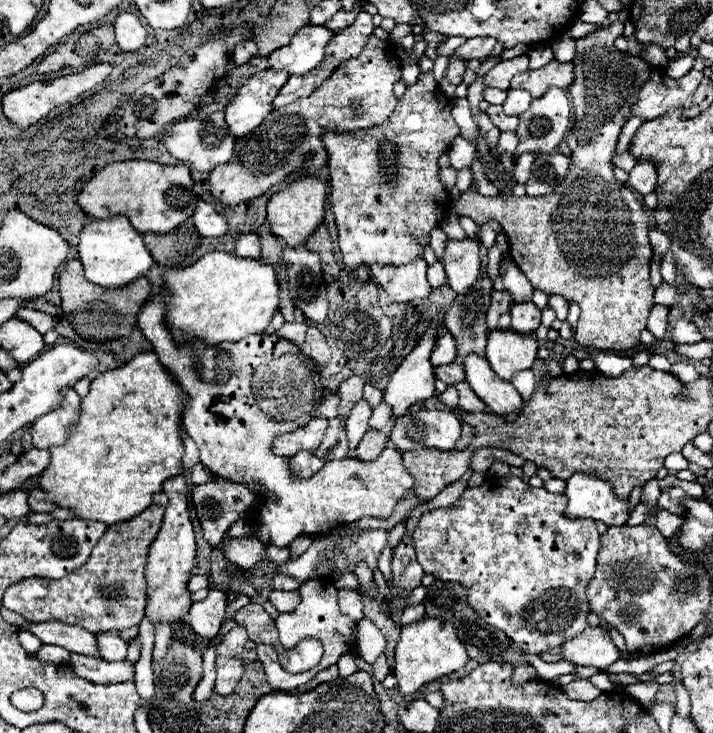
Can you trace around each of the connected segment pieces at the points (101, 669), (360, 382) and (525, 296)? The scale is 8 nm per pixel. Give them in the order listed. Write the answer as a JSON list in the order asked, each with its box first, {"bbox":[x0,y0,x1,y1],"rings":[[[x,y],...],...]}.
[{"bbox":[70,654,134,684],"rings":[[[72,654],[70,666],[80,678],[86,678],[96,684],[118,684],[134,678],[134,664],[130,662],[106,662],[96,656]]]},{"bbox":[338,376,364,414],"rings":[[[350,376],[350,378],[346,378],[342,384],[340,384],[340,388],[338,388],[338,394],[340,394],[340,408],[338,408],[338,412],[340,414],[346,414],[352,406],[348,404],[348,402],[358,402],[360,398],[362,398],[362,388],[364,388],[364,378],[360,378],[360,376]]]},{"bbox":[502,262,532,302],"rings":[[[506,262],[502,264],[504,270],[504,286],[508,288],[508,292],[512,292],[512,298],[516,302],[526,302],[532,298],[532,284],[530,280],[520,272],[520,268],[514,262]]]}]

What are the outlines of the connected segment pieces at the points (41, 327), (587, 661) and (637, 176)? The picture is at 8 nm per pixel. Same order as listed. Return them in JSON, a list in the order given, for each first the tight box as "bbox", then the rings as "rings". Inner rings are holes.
[{"bbox":[14,308,54,334],"rings":[[[18,308],[18,312],[14,314],[16,318],[20,318],[20,320],[26,320],[26,322],[30,322],[30,326],[32,328],[36,328],[40,334],[44,334],[44,332],[48,332],[48,330],[52,330],[54,326],[52,326],[52,318],[48,318],[46,314],[42,314],[42,312],[38,312],[38,310],[32,310],[32,308]]]},{"bbox":[560,626,620,670],"rings":[[[588,626],[578,636],[566,640],[560,646],[560,656],[572,664],[592,666],[598,670],[606,670],[620,658],[618,648],[604,626]]]},{"bbox":[628,160,656,196],"rings":[[[640,160],[630,172],[628,186],[632,186],[642,196],[654,192],[654,188],[656,188],[656,168],[650,162],[642,162]]]}]

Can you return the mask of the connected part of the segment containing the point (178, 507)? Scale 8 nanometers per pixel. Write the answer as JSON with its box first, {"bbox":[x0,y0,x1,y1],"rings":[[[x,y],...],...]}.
{"bbox":[146,476,196,622],"rings":[[[174,476],[164,482],[164,492],[168,496],[168,506],[164,512],[162,528],[156,540],[150,546],[148,562],[146,562],[146,580],[148,580],[148,606],[146,616],[158,622],[180,622],[190,610],[190,592],[186,590],[186,582],[190,578],[192,566],[196,562],[196,540],[194,528],[188,512],[188,486],[184,476]]]}

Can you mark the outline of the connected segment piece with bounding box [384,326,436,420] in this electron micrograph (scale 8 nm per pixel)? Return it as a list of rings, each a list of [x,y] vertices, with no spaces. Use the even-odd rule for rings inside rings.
[[[430,326],[418,346],[404,358],[398,370],[392,374],[384,402],[392,408],[392,420],[404,416],[410,406],[428,400],[436,394],[434,390],[434,368],[430,364],[430,352],[434,348],[436,328]]]

